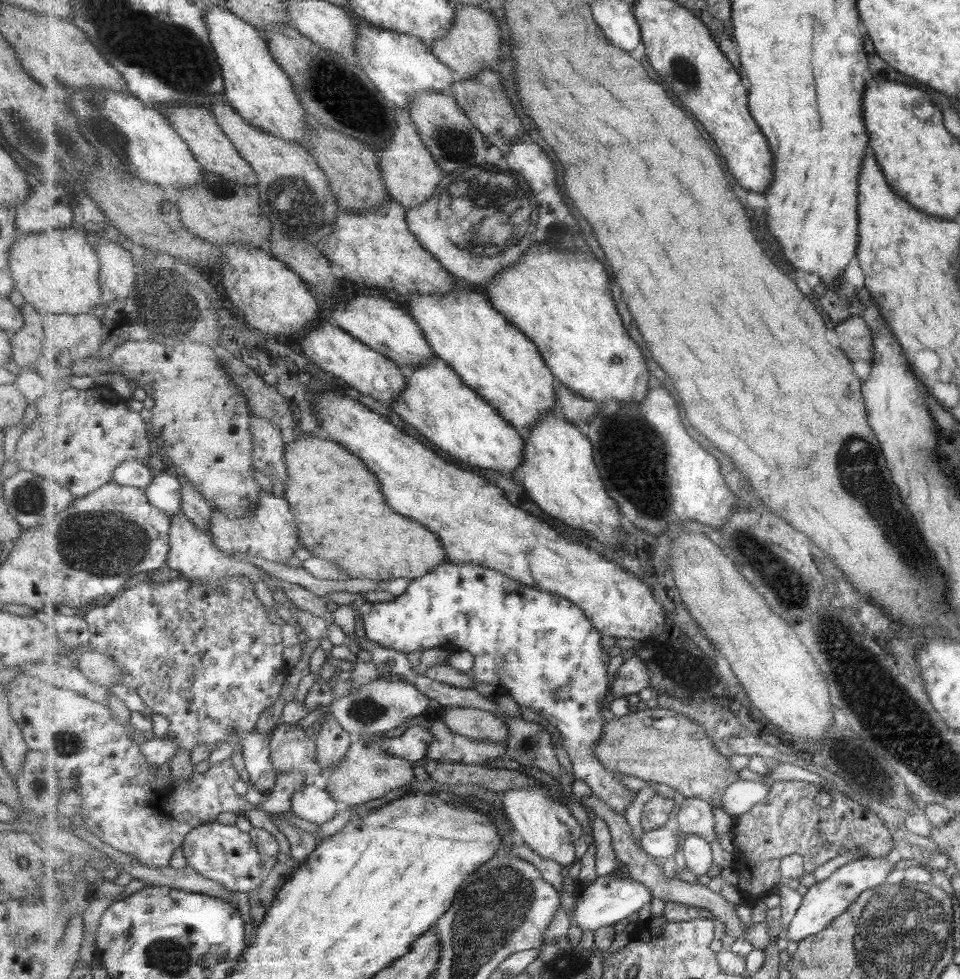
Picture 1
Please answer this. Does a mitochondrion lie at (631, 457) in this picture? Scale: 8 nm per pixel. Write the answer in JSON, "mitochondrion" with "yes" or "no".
{"mitochondrion":"yes"}

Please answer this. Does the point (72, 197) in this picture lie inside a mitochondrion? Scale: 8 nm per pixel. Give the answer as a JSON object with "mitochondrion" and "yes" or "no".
{"mitochondrion":"no"}

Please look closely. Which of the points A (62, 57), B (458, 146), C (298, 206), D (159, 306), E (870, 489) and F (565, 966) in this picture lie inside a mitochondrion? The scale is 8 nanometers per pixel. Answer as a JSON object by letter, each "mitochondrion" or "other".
{"A":"other","B":"mitochondrion","C":"mitochondrion","D":"mitochondrion","E":"mitochondrion","F":"mitochondrion"}

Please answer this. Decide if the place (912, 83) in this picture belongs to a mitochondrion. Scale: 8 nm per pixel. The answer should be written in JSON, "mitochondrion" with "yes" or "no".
{"mitochondrion":"no"}

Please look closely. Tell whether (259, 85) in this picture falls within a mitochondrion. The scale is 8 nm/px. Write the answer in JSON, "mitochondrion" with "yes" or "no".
{"mitochondrion":"no"}

